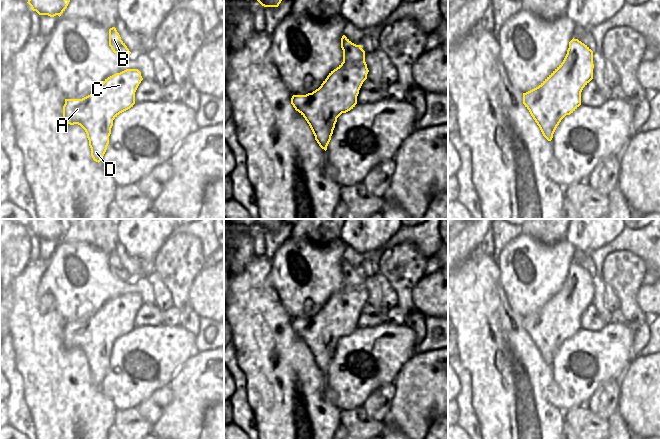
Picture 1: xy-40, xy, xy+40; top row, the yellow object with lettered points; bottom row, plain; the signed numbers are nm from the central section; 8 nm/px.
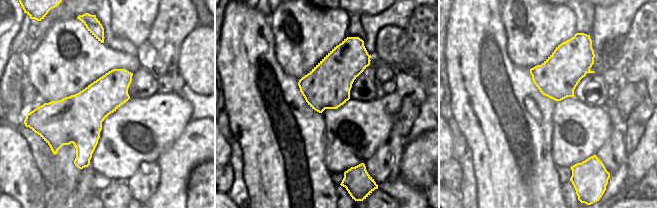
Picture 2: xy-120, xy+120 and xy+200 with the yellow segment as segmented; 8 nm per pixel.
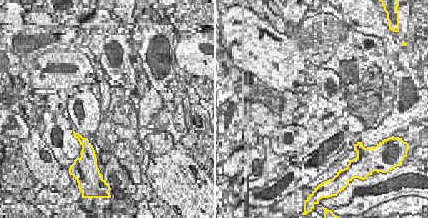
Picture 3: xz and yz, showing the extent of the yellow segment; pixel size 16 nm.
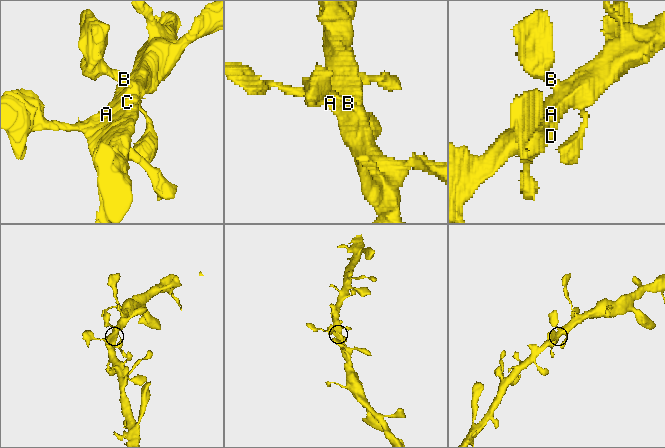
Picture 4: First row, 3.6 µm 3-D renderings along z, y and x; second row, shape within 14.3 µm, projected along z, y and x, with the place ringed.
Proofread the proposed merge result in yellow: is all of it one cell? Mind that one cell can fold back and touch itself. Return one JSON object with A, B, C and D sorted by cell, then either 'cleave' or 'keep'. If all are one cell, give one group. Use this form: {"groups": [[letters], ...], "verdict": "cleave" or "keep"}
{"groups": [["A", "B", "C", "D"]], "verdict": "keep"}

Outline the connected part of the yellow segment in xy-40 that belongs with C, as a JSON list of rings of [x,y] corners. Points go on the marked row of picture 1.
[[[126,69],[105,79],[90,95],[82,99],[65,99],[63,120],[80,125],[86,132],[94,161],[100,162],[109,144],[113,120],[135,104],[135,92],[143,80],[138,69]]]

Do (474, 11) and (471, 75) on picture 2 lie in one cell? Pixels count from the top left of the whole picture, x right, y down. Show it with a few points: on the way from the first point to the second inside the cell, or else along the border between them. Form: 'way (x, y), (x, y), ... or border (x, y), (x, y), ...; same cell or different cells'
way (474, 27), (474, 59); same cell

